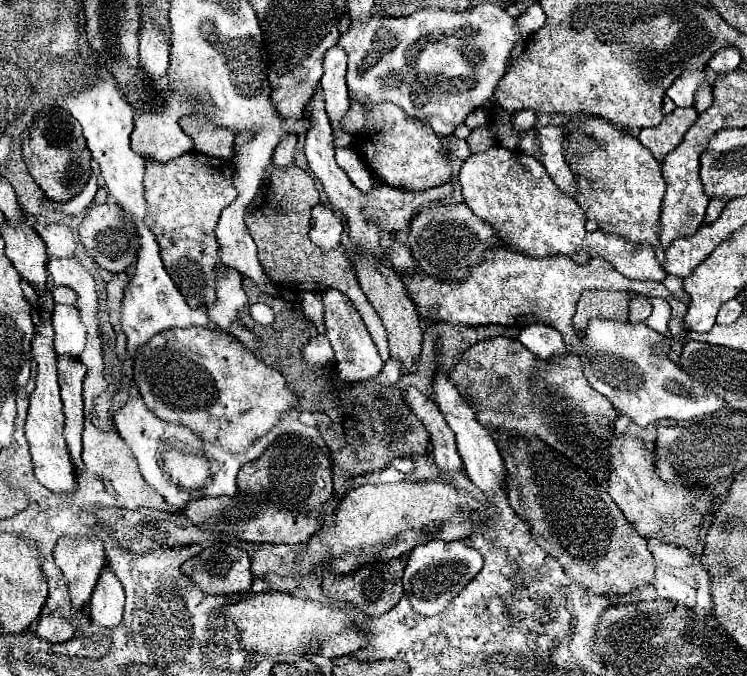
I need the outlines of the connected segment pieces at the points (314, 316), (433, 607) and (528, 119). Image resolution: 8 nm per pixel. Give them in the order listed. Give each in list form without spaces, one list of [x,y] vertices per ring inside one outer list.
[[[302,292],[302,296],[300,296],[300,304],[302,304],[302,310],[304,310],[304,314],[316,324],[316,328],[318,328],[318,332],[322,334],[322,332],[326,332],[326,328],[324,328],[324,306],[322,306],[322,298],[318,296],[318,294],[314,294],[314,292]]]
[[[430,540],[426,544],[420,544],[416,546],[412,552],[410,552],[410,558],[408,558],[408,564],[404,568],[404,578],[402,578],[402,584],[404,584],[404,598],[410,602],[410,606],[420,614],[420,616],[436,616],[440,614],[450,602],[454,596],[438,596],[440,592],[440,586],[444,586],[444,544],[450,544],[450,542],[444,542],[444,540]]]
[[[530,110],[516,112],[516,114],[514,114],[514,118],[512,118],[512,124],[514,124],[514,128],[516,128],[518,132],[532,128],[532,126],[534,126],[534,122],[536,122],[536,114],[534,114],[534,112],[530,112]]]

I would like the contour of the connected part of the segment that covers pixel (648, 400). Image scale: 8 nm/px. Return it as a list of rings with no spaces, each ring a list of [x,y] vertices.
[[[590,320],[586,332],[576,332],[584,352],[580,356],[584,376],[590,386],[606,396],[616,410],[626,414],[638,426],[660,426],[662,420],[684,422],[686,426],[700,422],[704,416],[720,410],[730,410],[724,400],[708,392],[704,384],[692,380],[680,366],[670,362],[664,336],[646,324],[616,322],[616,320]]]

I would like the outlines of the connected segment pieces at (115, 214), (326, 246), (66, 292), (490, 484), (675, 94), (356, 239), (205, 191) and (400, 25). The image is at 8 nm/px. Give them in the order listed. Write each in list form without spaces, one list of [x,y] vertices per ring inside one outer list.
[[[92,204],[78,230],[84,250],[100,268],[110,272],[124,272],[134,262],[138,252],[134,222],[128,218],[128,214],[124,214],[124,210],[118,204]]]
[[[316,204],[312,208],[312,230],[310,230],[310,240],[322,248],[324,252],[336,248],[340,244],[342,236],[342,222],[336,216],[336,212],[330,206]]]
[[[64,286],[54,288],[52,296],[54,296],[56,304],[76,304],[76,294],[70,288],[64,288]]]
[[[442,370],[436,372],[434,378],[434,402],[440,406],[440,412],[444,414],[448,426],[452,428],[452,432],[456,434],[456,446],[458,446],[458,454],[462,456],[464,462],[464,470],[468,474],[468,478],[488,496],[492,498],[496,488],[504,488],[506,482],[506,470],[504,470],[504,460],[496,448],[496,442],[492,438],[492,432],[486,430],[478,420],[476,420],[476,412],[472,412],[472,406],[460,396],[460,392],[456,390],[456,384],[452,384],[452,380],[448,378],[448,374],[444,374]]]
[[[688,70],[682,72],[674,84],[666,90],[666,96],[676,104],[676,106],[692,106],[694,104],[694,92],[698,86],[704,82],[704,72],[702,70]]]
[[[316,92],[306,108],[306,114],[310,116],[312,120],[312,126],[306,134],[306,146],[304,146],[304,152],[306,152],[306,158],[308,158],[308,166],[312,170],[312,174],[316,178],[320,178],[328,198],[330,198],[330,204],[334,210],[340,210],[346,218],[348,218],[348,228],[350,228],[350,238],[352,242],[362,248],[362,250],[368,250],[372,254],[380,254],[384,252],[378,244],[380,240],[380,230],[386,230],[386,232],[392,232],[392,234],[398,234],[402,232],[406,226],[408,226],[408,218],[412,218],[412,214],[420,208],[420,204],[424,202],[440,202],[444,198],[448,198],[452,192],[454,192],[454,186],[452,184],[444,184],[444,186],[436,186],[436,188],[430,188],[426,192],[402,192],[402,190],[396,190],[392,186],[376,186],[372,192],[368,194],[362,194],[352,182],[350,178],[338,168],[336,160],[334,160],[334,146],[332,146],[332,128],[330,128],[330,120],[326,116],[326,110],[324,110],[324,100],[322,100],[322,94]]]
[[[200,152],[182,154],[166,164],[148,160],[144,192],[148,202],[148,216],[144,222],[156,232],[156,238],[170,238],[170,276],[176,288],[186,296],[192,308],[208,308],[216,300],[214,268],[218,264],[218,242],[214,228],[220,212],[236,198],[230,162]]]
[[[492,2],[478,4],[464,12],[424,8],[406,17],[372,16],[368,22],[352,24],[338,40],[340,46],[358,46],[358,52],[372,52],[370,58],[348,56],[346,84],[352,100],[394,102],[404,108],[406,114],[430,124],[436,136],[450,136],[454,126],[462,124],[470,112],[492,98],[498,80],[506,74],[512,48],[518,42],[524,42],[524,36],[516,20],[500,4]]]

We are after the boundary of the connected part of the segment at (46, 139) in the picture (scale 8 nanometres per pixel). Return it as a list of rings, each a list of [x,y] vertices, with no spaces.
[[[60,106],[44,108],[22,134],[22,158],[34,182],[54,202],[66,202],[82,192],[90,176],[90,152],[78,120]]]

